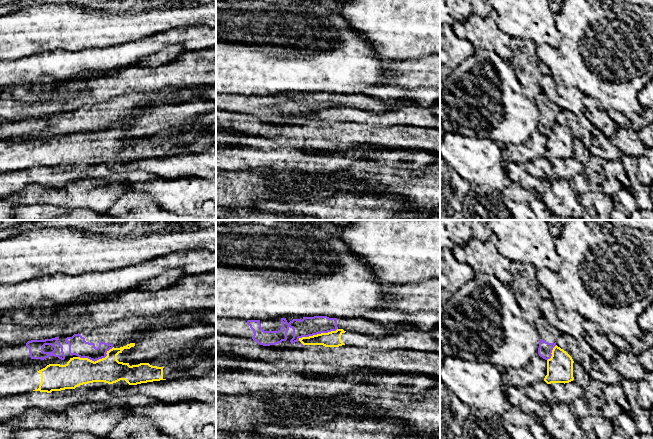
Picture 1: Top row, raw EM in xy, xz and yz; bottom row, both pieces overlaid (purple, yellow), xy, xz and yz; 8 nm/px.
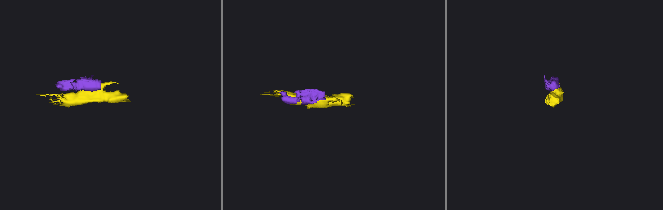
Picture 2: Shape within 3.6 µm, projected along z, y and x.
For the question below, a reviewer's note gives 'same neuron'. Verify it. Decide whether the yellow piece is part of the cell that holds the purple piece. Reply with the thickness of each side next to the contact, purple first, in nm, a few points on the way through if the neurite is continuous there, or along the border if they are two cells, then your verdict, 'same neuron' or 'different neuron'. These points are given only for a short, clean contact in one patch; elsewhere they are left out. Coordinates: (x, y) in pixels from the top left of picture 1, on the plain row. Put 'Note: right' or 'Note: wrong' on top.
Note: wrong
160/130 nm | along xz (337, 104), (327, 108), (302, 112), (298, 116) | different neuron

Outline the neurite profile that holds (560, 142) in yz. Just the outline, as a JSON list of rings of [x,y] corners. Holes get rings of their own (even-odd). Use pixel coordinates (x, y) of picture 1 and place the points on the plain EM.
[[[557,121],[552,126],[552,132],[547,136],[547,151],[544,157],[551,159],[569,159],[573,153],[573,135]]]

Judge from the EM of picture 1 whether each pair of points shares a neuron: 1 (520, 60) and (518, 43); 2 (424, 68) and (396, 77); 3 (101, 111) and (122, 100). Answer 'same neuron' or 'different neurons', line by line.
1: same neuron
2: same neuron
3: same neuron

